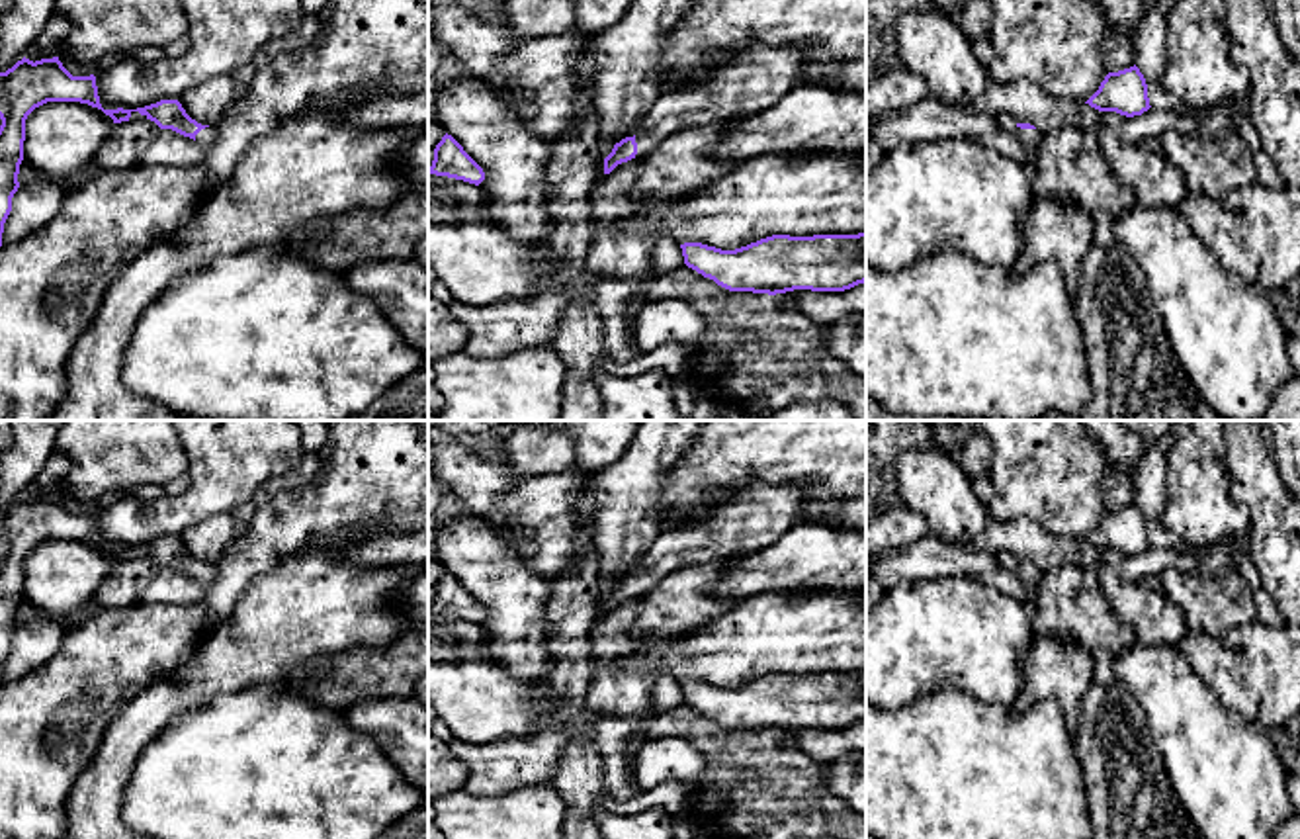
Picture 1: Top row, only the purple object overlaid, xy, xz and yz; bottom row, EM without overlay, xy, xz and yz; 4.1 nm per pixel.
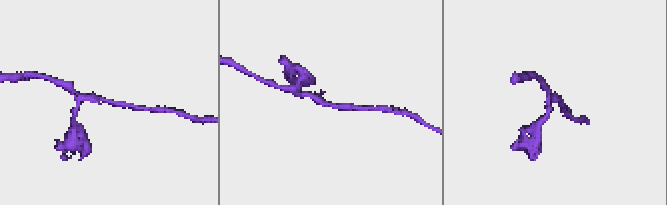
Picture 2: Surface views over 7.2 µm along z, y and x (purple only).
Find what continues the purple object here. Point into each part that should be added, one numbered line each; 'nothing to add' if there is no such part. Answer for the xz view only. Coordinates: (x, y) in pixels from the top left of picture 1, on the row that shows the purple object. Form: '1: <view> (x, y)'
1: xz (757, 79)

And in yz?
1: yz (1007, 122)

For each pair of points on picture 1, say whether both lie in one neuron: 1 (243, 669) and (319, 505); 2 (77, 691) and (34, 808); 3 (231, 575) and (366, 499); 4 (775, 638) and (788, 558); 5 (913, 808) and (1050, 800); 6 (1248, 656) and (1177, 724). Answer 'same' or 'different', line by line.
1: different
2: same
3: same
4: different
5: same
6: different

